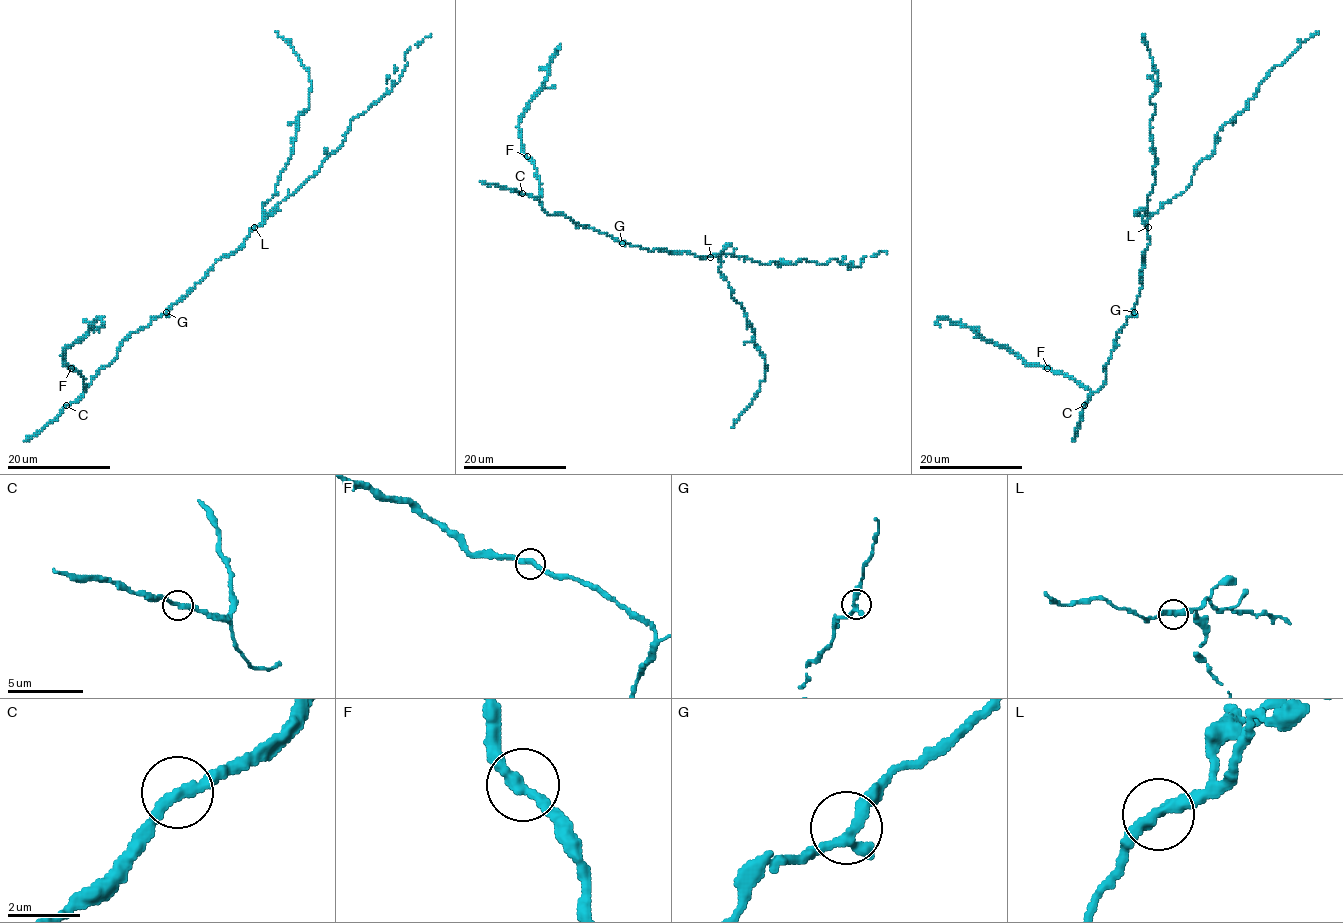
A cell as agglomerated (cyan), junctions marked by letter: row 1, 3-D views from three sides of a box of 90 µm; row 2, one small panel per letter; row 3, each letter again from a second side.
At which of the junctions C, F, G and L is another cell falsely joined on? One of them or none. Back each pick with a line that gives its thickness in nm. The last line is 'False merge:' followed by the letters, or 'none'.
False merge: none

